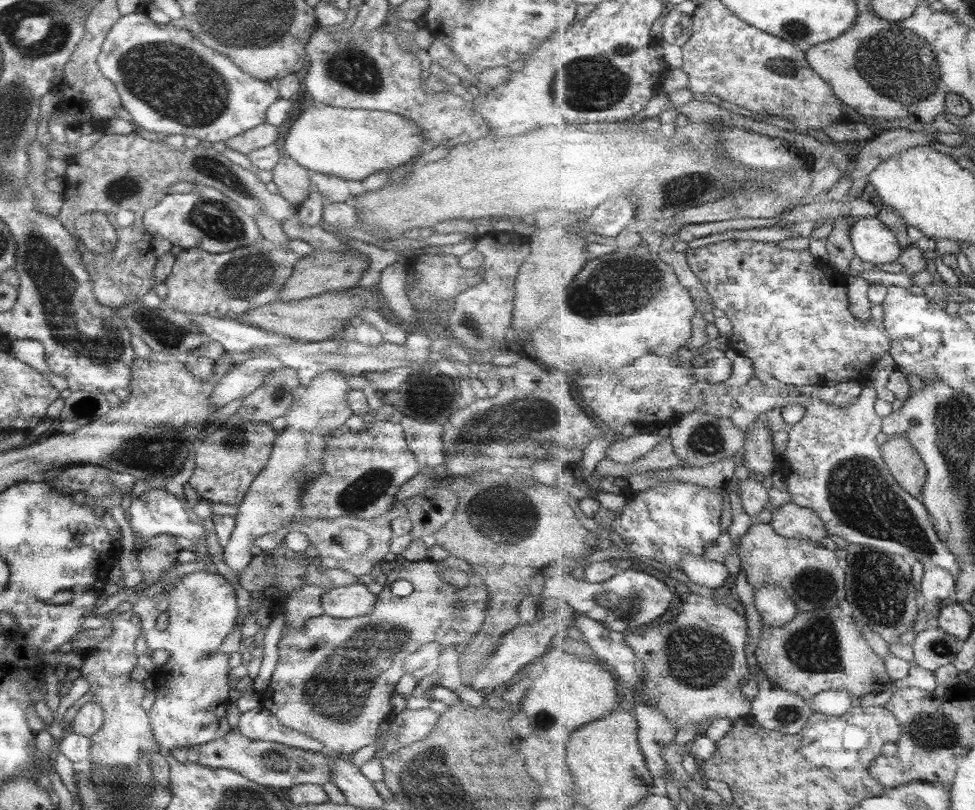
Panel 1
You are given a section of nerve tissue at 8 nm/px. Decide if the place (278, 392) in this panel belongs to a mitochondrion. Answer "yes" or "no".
yes

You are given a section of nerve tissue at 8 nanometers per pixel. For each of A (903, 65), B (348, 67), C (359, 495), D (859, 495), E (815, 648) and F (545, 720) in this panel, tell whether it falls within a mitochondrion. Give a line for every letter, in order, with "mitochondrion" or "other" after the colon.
A: mitochondrion
B: mitochondrion
C: mitochondrion
D: mitochondrion
E: mitochondrion
F: mitochondrion

